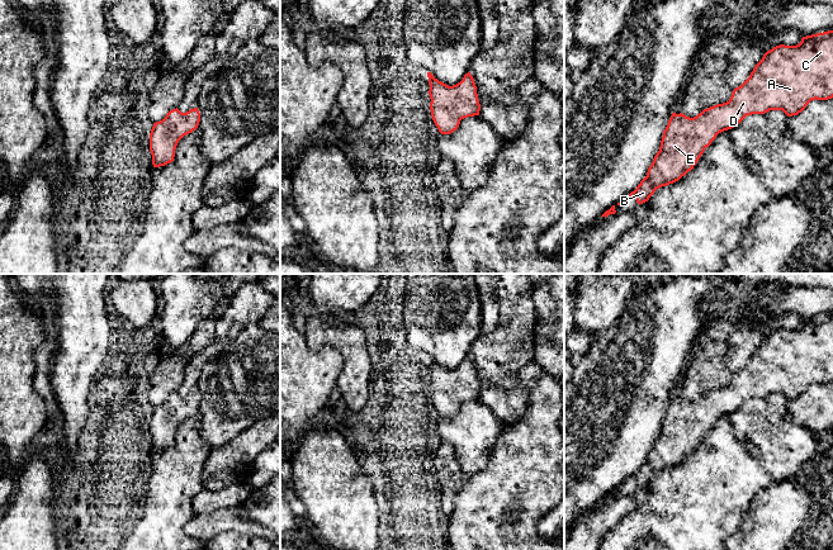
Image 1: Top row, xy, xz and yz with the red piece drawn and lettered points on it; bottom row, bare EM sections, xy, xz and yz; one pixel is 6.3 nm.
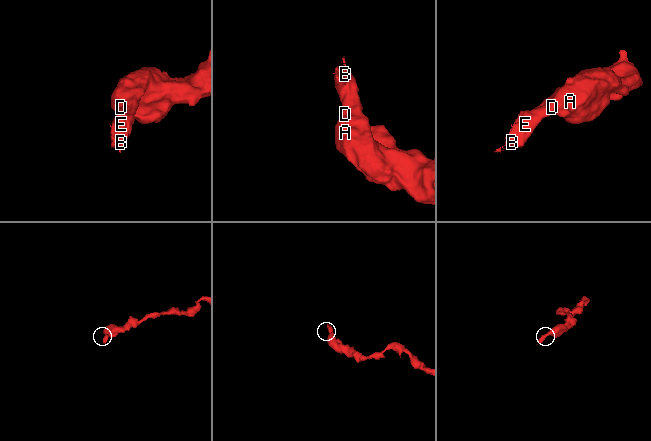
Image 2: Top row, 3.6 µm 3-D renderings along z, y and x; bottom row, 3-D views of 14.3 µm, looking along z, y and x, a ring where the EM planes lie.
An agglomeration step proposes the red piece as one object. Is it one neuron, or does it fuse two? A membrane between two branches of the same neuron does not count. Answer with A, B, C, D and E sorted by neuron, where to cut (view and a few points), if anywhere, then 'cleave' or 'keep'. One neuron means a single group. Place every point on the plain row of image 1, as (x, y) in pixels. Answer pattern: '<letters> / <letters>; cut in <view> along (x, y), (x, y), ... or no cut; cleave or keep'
A B C D E; no cut; keep

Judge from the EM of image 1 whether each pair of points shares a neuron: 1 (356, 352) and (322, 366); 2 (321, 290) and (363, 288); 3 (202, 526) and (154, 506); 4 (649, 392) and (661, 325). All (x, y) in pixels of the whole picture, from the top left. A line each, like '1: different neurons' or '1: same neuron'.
1: different neurons
2: same neuron
3: different neurons
4: same neuron

